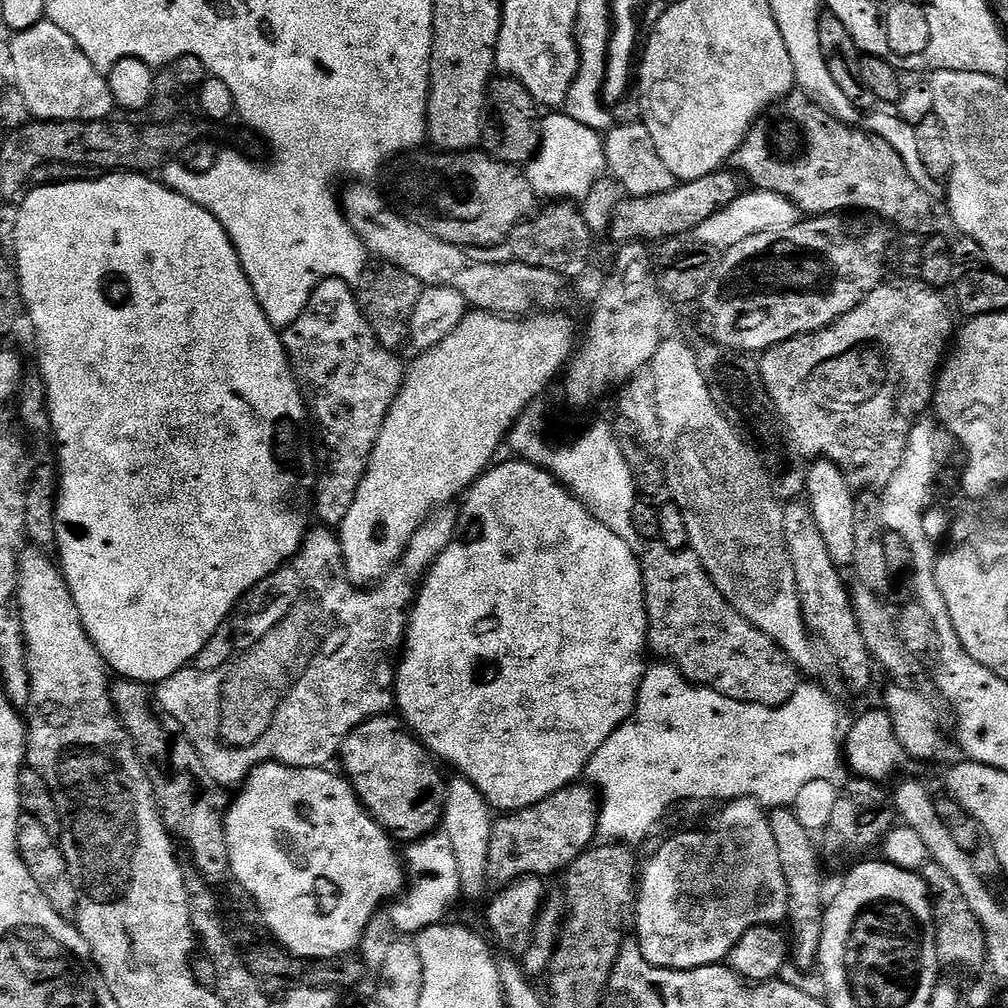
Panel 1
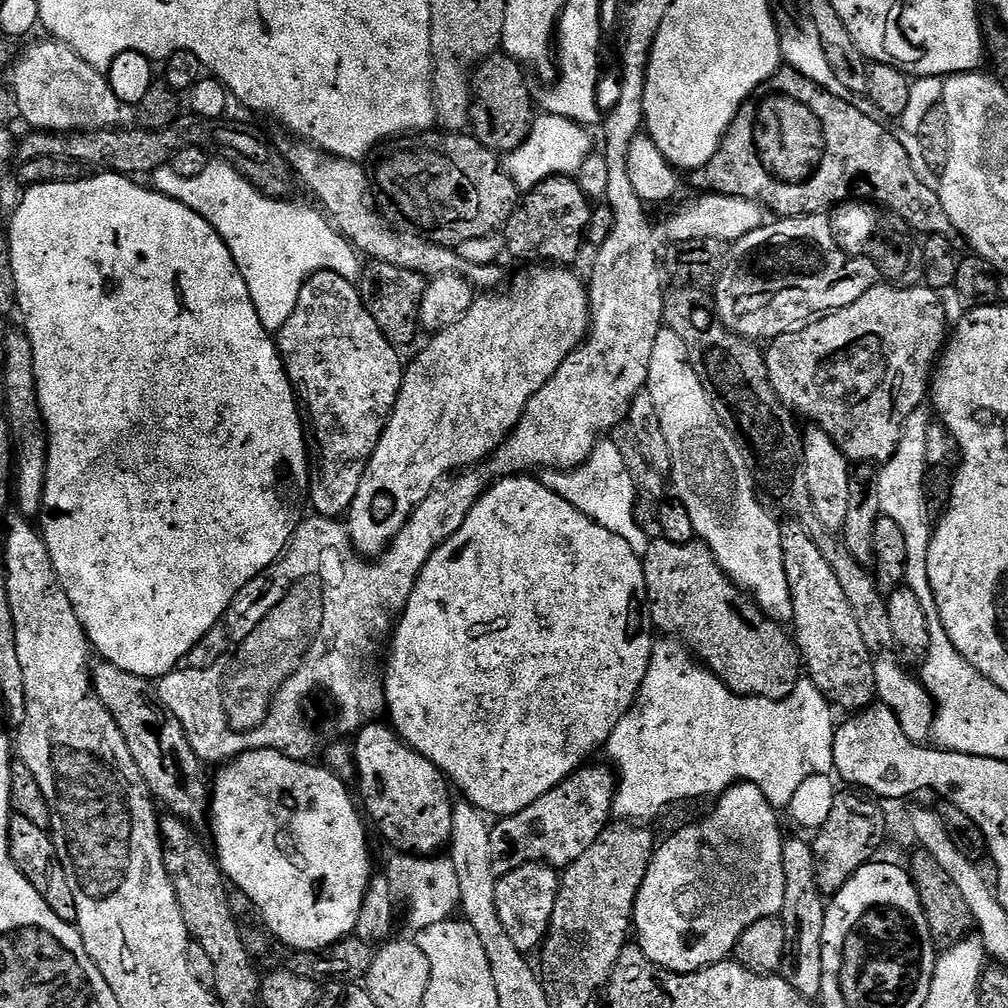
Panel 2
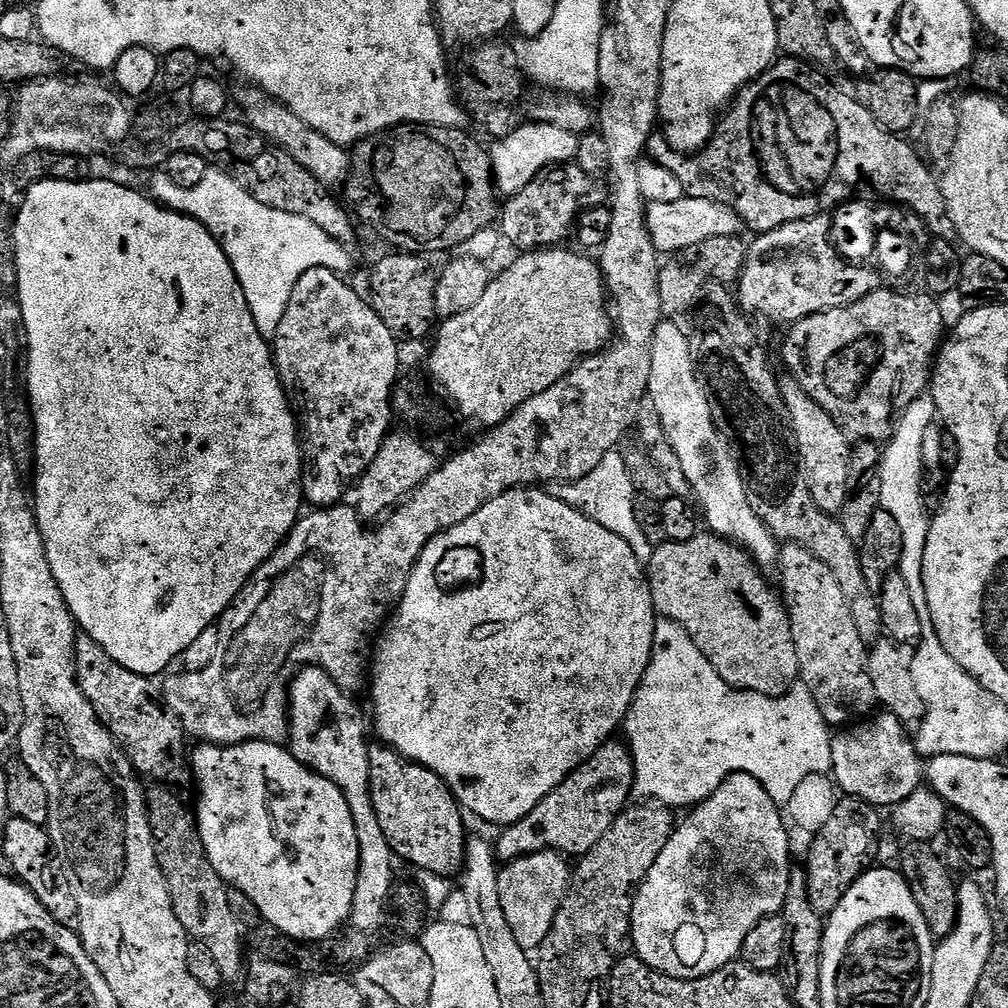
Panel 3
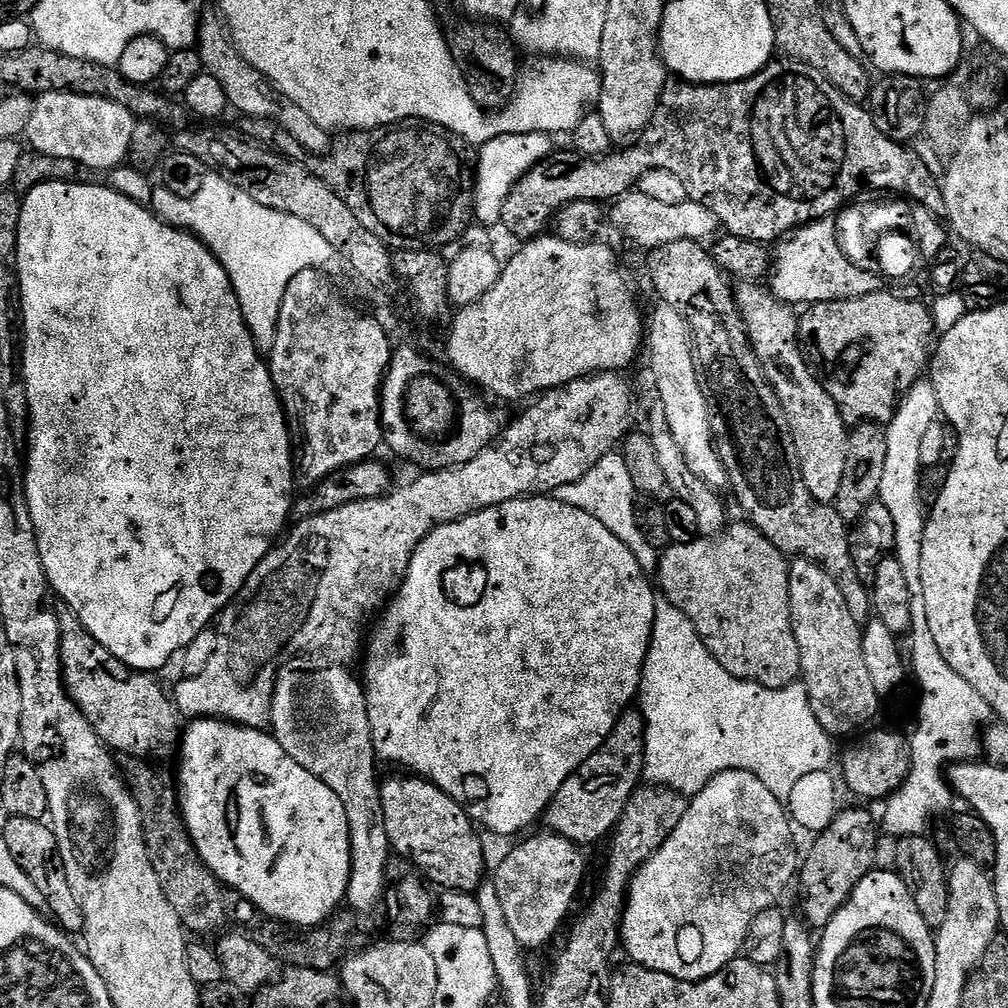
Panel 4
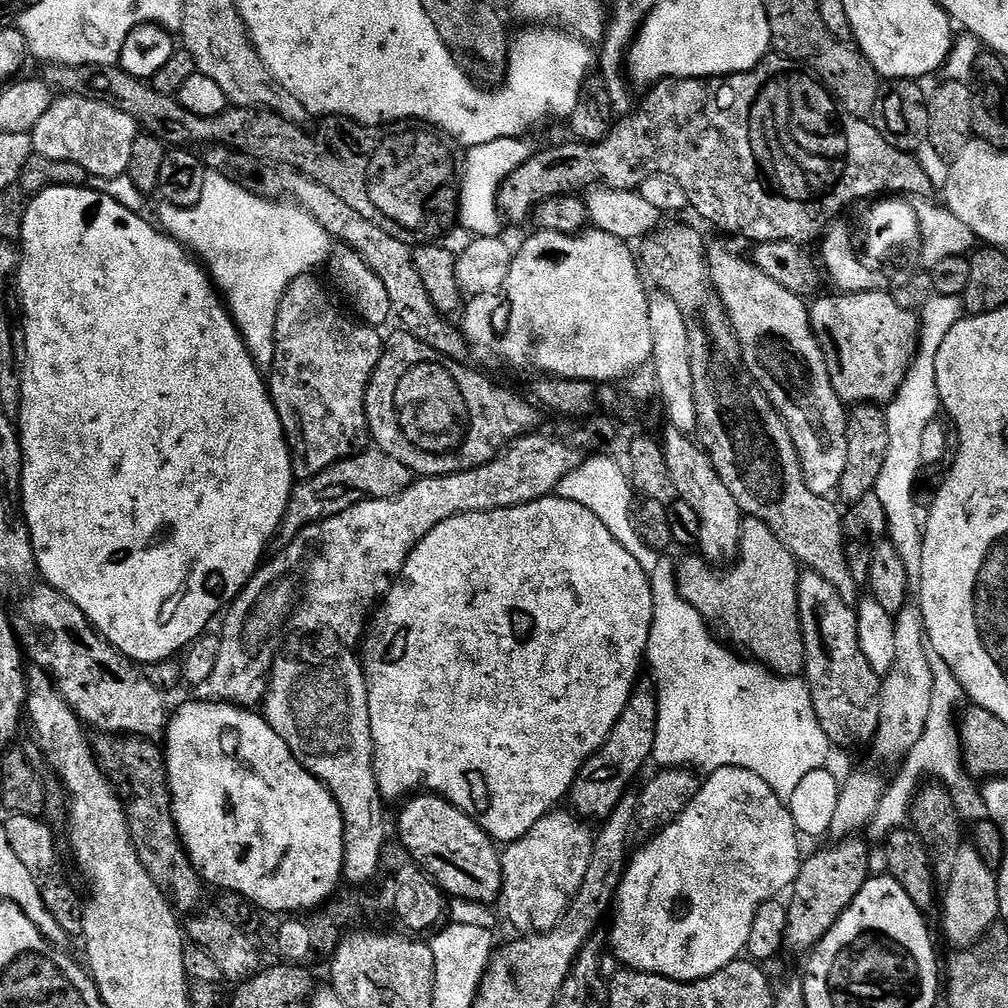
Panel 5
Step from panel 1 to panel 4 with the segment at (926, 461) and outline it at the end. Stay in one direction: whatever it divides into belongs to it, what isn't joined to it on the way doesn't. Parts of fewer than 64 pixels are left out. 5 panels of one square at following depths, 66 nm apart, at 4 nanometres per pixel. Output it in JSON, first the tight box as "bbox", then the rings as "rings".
{"bbox":[878,379,941,592],"rings":[[[920,379],[900,400],[896,407],[896,417],[886,428],[888,445],[886,446],[886,474],[882,474],[882,486],[878,499],[890,510],[894,517],[894,534],[896,535],[895,557],[902,562],[906,574],[906,584],[912,584],[912,592],[920,592],[922,586],[922,538],[926,508],[920,505],[920,473],[922,467],[918,458],[921,449],[922,434],[931,423],[941,415],[934,386],[927,379]]]}

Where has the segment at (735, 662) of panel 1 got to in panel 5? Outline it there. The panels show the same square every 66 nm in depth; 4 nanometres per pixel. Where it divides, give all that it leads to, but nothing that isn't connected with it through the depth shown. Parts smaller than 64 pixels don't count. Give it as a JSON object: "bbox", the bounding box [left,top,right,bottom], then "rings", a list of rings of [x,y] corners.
{"bbox":[676,519,806,677],"rings":[[[745,519],[740,535],[740,547],[742,551],[731,566],[723,569],[724,573],[709,566],[704,557],[699,554],[685,555],[688,557],[676,564],[676,588],[680,591],[680,596],[686,602],[690,602],[690,606],[694,606],[698,614],[702,614],[709,628],[721,641],[732,646],[740,644],[741,653],[747,654],[755,663],[763,664],[768,671],[775,672],[777,676],[799,677],[803,673],[806,658],[804,635],[800,629],[800,607],[798,606],[801,565],[793,549],[784,541],[779,540],[774,530],[770,530],[770,526],[766,526],[766,522],[761,520]]]}

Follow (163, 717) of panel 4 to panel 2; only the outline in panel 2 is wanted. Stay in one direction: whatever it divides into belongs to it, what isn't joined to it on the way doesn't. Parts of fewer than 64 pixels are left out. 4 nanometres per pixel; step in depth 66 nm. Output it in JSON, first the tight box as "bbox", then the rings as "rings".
{"bbox":[90,662,210,826],"rings":[[[107,662],[99,663],[93,663],[90,668],[92,687],[95,688],[102,706],[106,706],[114,722],[118,722],[118,730],[122,730],[122,738],[126,738],[126,746],[130,746],[130,754],[142,778],[148,783],[153,797],[163,807],[165,804],[168,807],[167,811],[180,820],[186,820],[193,826],[200,826],[203,820],[205,823],[210,812],[210,776],[204,773],[205,765],[196,757],[196,751],[190,746],[182,730],[182,722],[178,722],[178,718],[174,718],[163,704],[154,699],[154,684],[151,679],[123,672],[118,666]]]}

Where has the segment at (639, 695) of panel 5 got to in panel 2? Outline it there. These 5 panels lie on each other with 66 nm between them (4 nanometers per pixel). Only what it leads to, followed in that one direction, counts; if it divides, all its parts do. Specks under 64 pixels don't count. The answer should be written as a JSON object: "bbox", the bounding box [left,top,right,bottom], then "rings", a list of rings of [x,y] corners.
{"bbox":[490,766,617,877],"rings":[[[581,766],[568,776],[554,790],[542,794],[538,802],[530,802],[526,810],[518,810],[518,814],[497,819],[490,827],[490,862],[492,873],[496,877],[505,876],[510,870],[518,870],[518,866],[527,864],[546,864],[563,870],[572,864],[604,833],[610,823],[612,802],[616,797],[617,777],[611,767],[588,768]]]}

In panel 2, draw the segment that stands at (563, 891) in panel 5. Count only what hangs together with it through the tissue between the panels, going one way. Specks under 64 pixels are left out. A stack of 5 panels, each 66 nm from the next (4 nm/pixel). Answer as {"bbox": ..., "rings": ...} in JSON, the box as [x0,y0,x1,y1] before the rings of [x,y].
{"bbox":[496,864,560,954],"rings":[[[527,864],[510,870],[496,881],[496,905],[498,918],[510,936],[510,942],[525,954],[532,954],[544,943],[550,918],[554,914],[554,902],[560,893],[560,876],[555,867],[546,864]]]}

